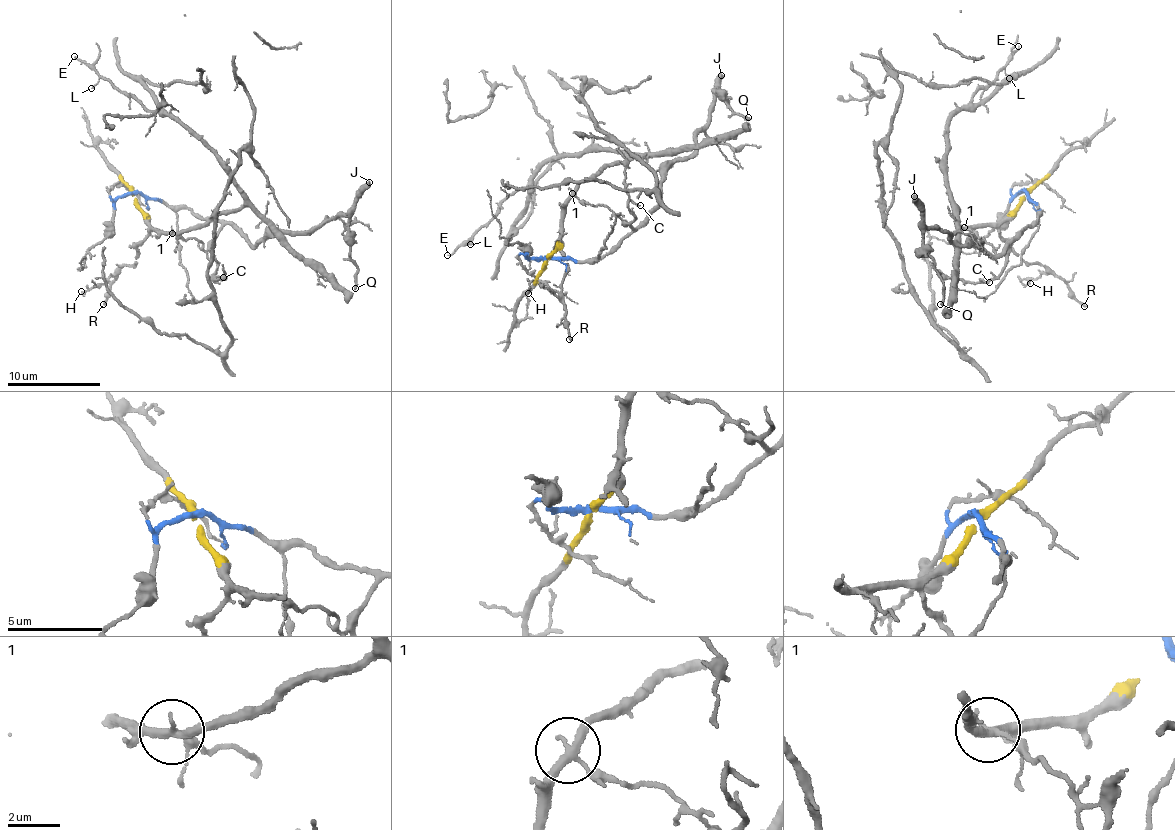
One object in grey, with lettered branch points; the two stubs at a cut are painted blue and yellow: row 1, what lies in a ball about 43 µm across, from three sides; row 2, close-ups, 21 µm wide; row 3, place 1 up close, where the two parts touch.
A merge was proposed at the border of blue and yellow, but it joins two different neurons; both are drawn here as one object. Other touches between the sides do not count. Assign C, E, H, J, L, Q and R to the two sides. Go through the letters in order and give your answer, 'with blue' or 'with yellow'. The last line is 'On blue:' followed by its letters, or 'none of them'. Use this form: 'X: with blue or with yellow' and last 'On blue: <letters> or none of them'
C: with blue
E: with yellow
H: with yellow
J: with blue
L: with yellow
Q: with blue
R: with yellow
On blue: C, J, Q

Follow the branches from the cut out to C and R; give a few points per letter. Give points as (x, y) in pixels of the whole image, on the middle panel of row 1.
C: (545, 260), (601, 257), (633, 231), (626, 223), (636, 217), (627, 203), (633, 200), (641, 205)
R: (545, 260), (559, 234), (562, 235), (558, 245), (566, 264), (563, 298), (570, 340)

